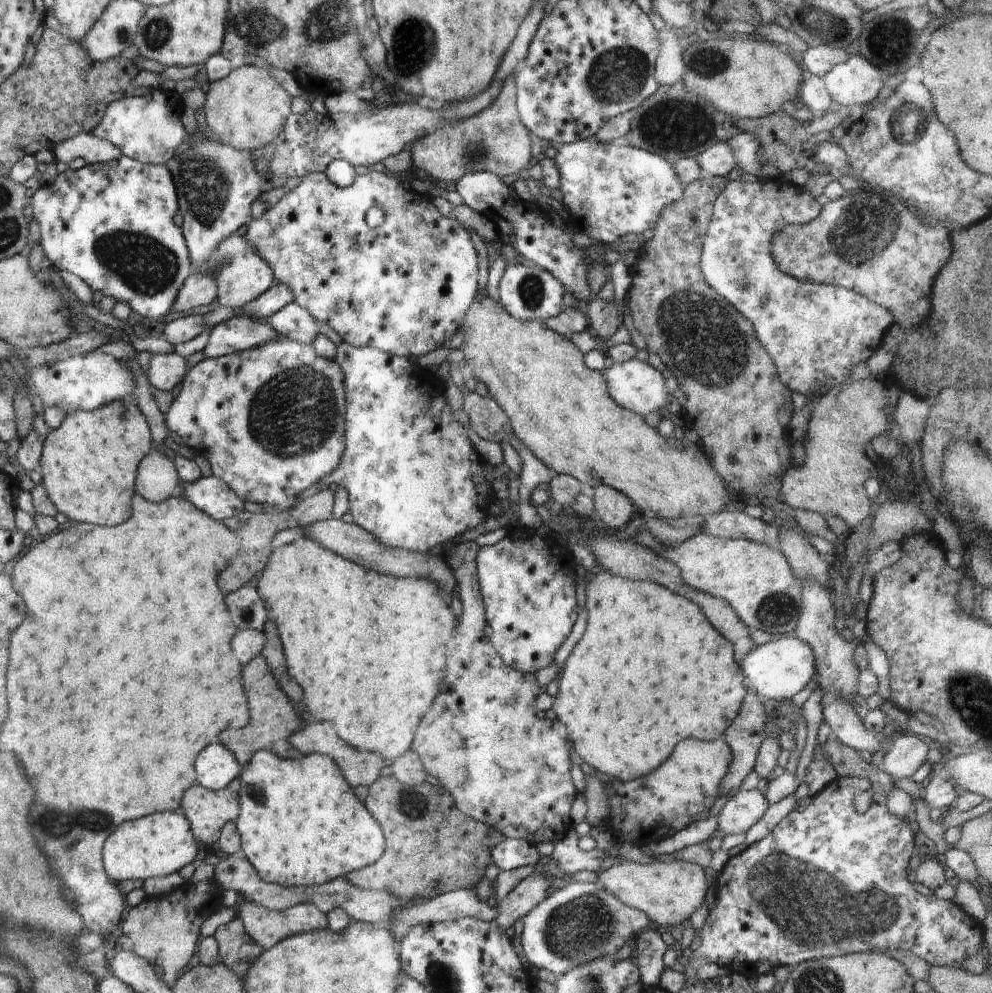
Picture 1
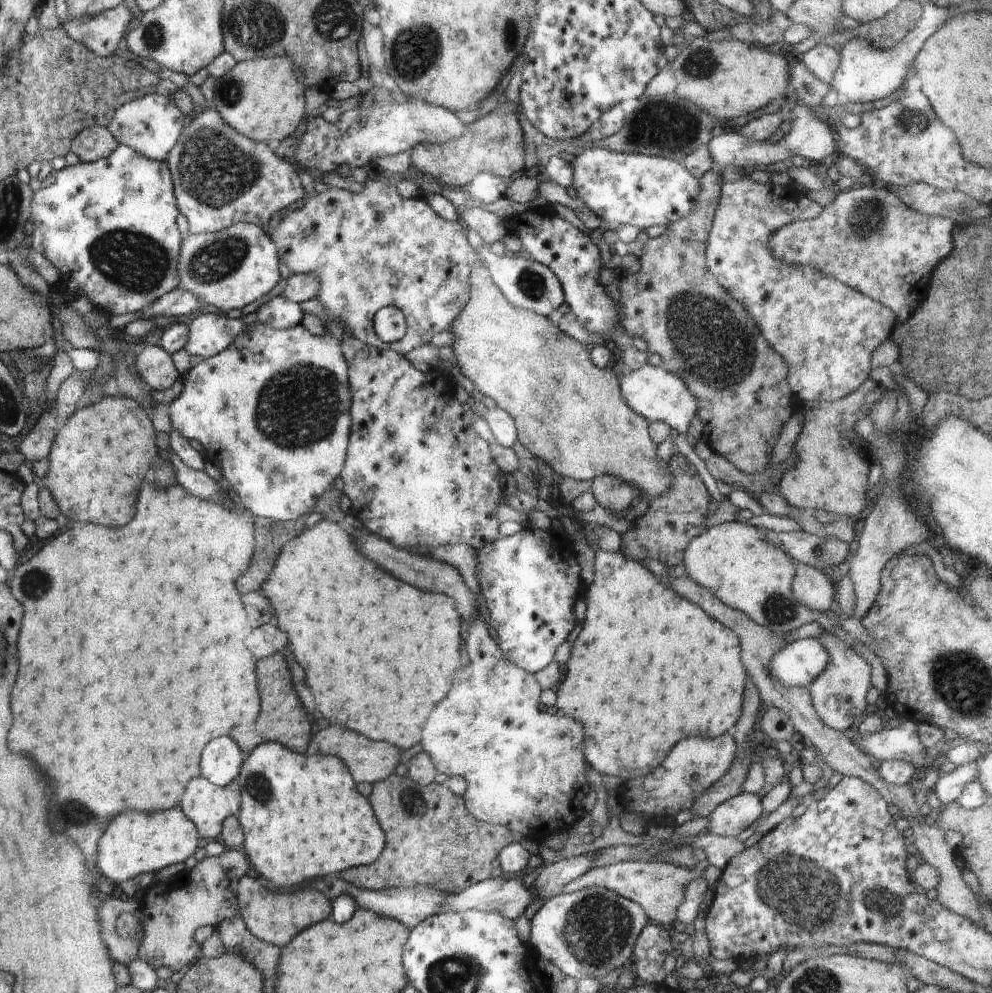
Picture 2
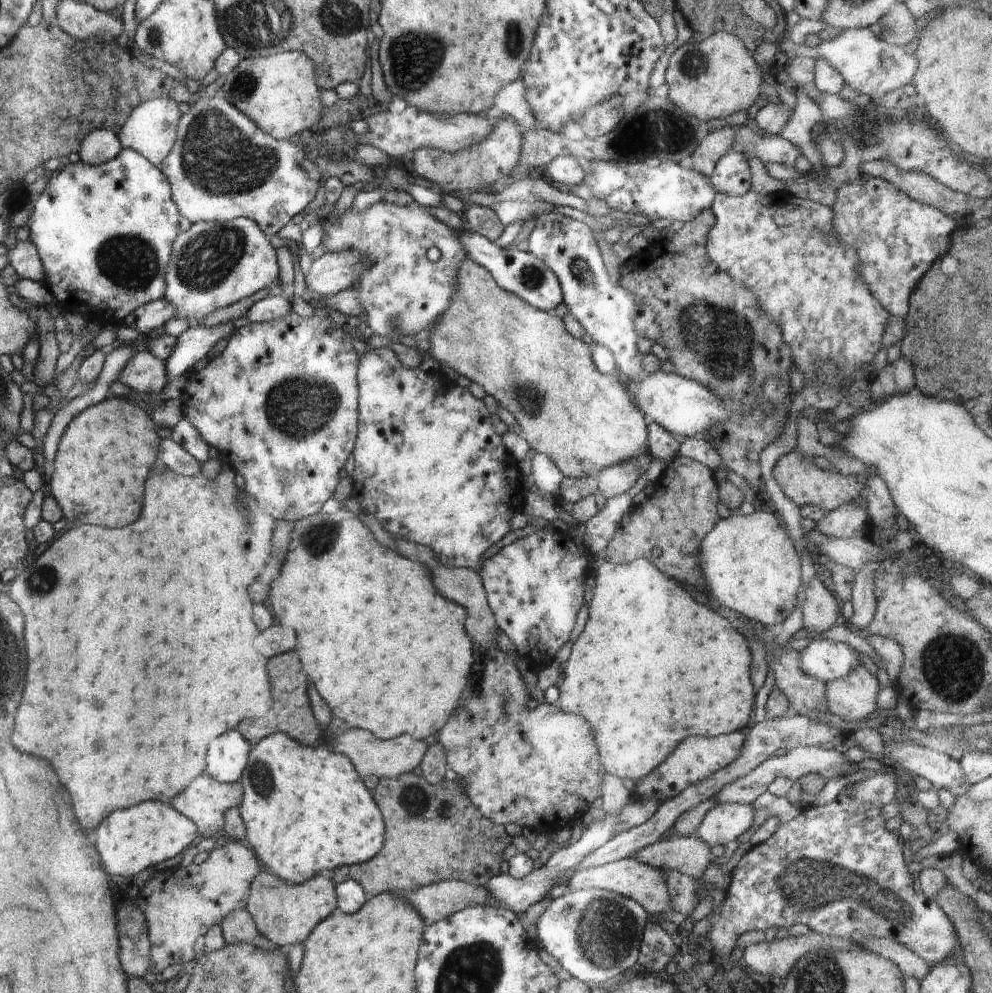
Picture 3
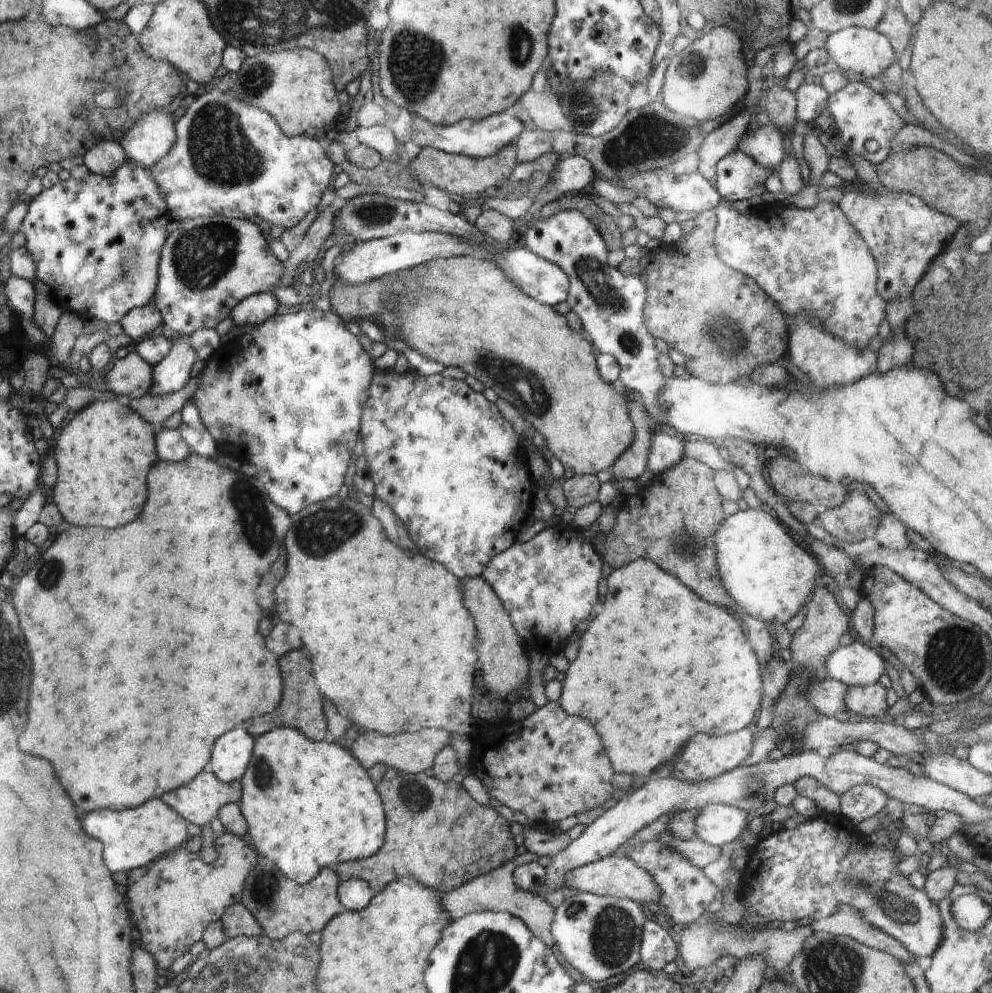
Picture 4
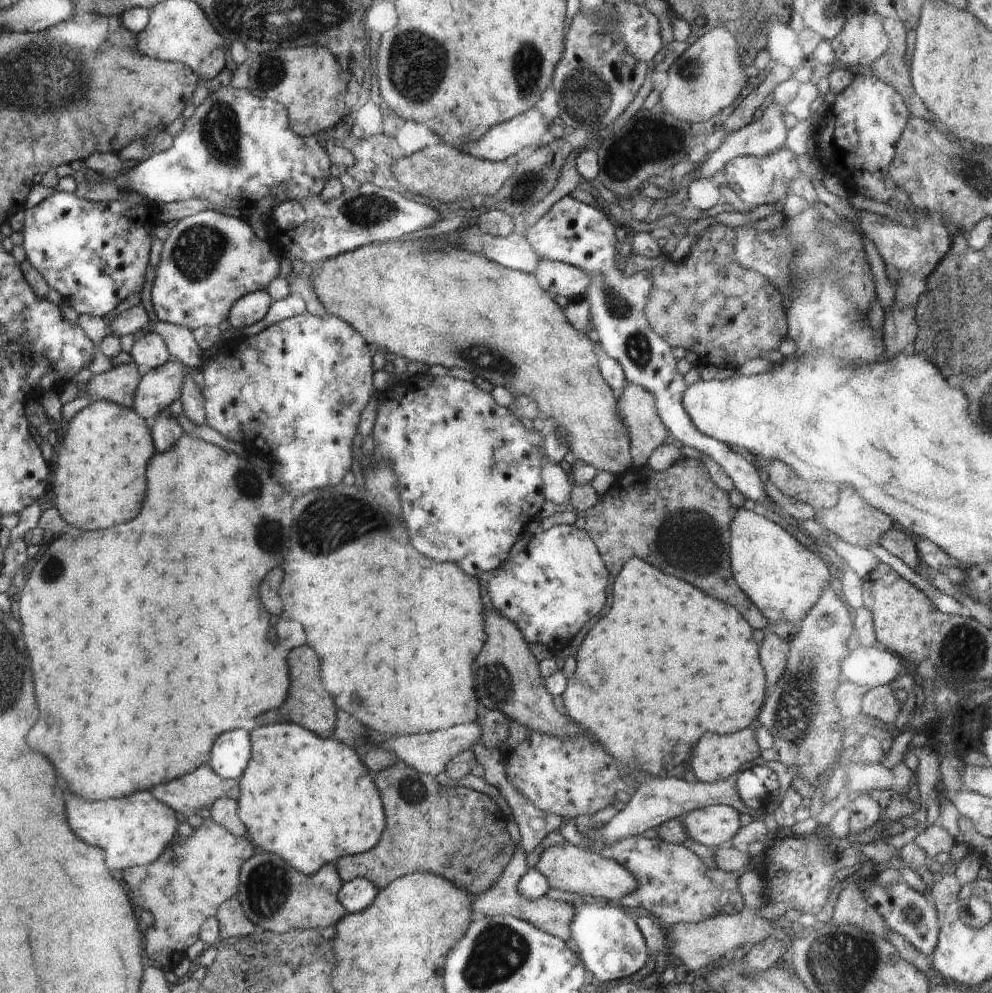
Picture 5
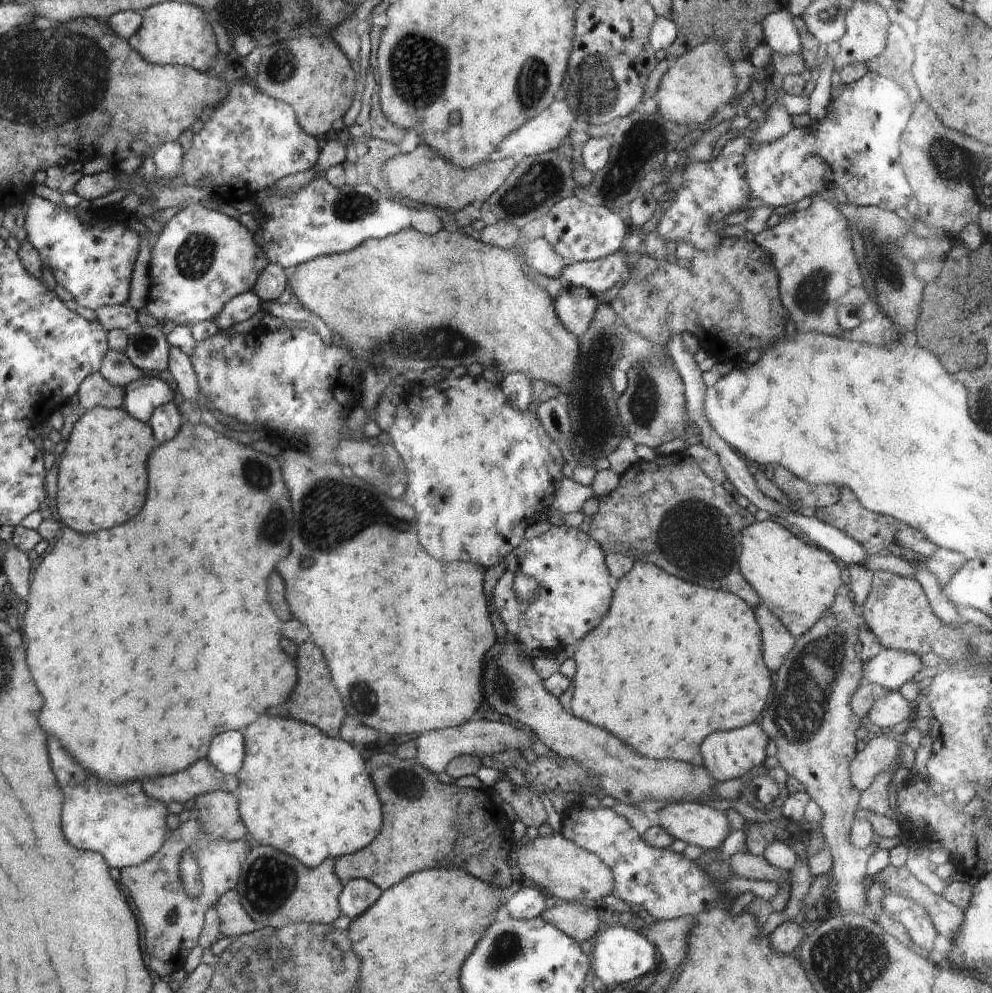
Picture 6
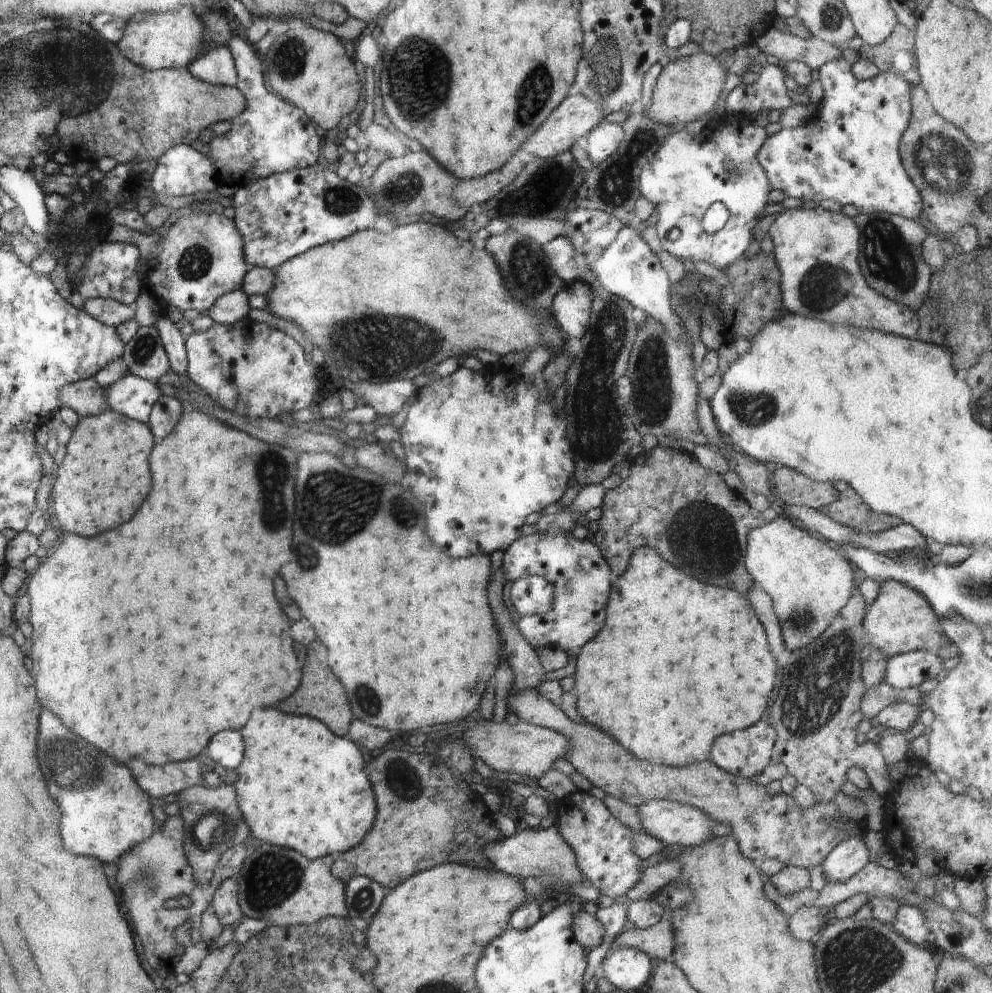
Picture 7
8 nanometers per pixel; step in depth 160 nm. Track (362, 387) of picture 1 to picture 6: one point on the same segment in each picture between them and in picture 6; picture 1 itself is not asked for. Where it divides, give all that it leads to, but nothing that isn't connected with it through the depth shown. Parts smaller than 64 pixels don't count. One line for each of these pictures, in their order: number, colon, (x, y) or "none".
2: (417, 474)
3: (430, 465)
4: (451, 467)
5: (469, 473)
6: (479, 473)

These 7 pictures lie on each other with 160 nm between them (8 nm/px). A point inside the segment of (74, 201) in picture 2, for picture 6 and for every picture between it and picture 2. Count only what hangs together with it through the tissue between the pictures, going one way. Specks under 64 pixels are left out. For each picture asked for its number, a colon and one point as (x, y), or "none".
3: (124, 207)
4: (96, 243)
5: (94, 254)
6: (94, 262)

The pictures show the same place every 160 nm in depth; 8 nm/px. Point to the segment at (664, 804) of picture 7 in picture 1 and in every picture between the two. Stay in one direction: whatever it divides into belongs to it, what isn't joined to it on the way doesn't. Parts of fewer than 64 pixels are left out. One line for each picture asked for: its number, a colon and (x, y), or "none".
1: (744, 808)
2: (729, 819)
3: (725, 822)
4: (716, 824)
5: (713, 825)
6: (690, 822)

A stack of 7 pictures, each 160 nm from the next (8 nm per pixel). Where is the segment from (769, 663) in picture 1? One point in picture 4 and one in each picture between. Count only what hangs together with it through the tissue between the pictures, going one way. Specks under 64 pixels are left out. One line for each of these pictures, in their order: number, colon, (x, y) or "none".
2: (801, 661)
3: (827, 660)
4: (856, 665)

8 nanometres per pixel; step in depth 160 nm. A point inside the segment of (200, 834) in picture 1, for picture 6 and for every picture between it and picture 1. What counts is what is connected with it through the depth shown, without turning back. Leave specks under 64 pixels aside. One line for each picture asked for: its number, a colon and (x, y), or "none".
2: (208, 805)
3: (206, 801)
4: (200, 801)
5: (187, 795)
6: (203, 778)

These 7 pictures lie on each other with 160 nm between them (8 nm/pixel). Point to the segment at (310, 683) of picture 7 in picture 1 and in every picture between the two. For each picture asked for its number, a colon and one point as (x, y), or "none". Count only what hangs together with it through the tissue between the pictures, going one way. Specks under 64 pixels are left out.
1: (272, 722)
2: (283, 719)
3: (291, 713)
4: (301, 707)
5: (308, 703)
6: (315, 700)

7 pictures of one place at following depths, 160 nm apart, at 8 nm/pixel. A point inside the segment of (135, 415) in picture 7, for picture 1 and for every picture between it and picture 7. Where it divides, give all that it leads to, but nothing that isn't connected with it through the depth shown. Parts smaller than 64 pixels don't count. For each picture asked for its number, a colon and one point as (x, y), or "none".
1: (236, 334)
2: (209, 334)
3: (192, 345)
4: (172, 374)
5: (158, 388)
6: (142, 399)

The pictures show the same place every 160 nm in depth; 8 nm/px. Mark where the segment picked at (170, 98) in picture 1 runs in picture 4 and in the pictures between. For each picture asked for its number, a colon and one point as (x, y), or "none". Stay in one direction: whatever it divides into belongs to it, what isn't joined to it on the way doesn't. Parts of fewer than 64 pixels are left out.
2: (152, 125)
3: (150, 129)
4: (151, 138)

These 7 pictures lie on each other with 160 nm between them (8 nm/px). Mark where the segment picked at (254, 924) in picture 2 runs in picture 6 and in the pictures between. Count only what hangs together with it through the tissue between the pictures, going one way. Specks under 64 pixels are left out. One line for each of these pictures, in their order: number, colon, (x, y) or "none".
3: (285, 913)
4: (281, 905)
5: (276, 897)
6: (276, 890)

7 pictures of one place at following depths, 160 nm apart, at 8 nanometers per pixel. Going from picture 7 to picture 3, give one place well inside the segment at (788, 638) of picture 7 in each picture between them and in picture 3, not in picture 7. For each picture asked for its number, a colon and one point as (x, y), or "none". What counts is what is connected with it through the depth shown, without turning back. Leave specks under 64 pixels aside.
3: (749, 563)
4: (769, 575)
5: (784, 579)
6: (797, 581)

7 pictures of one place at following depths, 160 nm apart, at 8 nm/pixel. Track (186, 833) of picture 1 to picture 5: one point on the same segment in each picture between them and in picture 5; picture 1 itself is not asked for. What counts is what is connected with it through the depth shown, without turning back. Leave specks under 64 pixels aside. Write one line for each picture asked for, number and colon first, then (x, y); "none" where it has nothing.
2: (137, 842)
3: (132, 840)
4: (134, 837)
5: (134, 831)

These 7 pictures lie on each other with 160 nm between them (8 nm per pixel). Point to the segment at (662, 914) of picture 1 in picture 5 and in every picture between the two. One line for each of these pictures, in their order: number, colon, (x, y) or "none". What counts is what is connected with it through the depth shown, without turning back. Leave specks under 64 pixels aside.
2: (659, 888)
3: (628, 877)
4: (613, 876)
5: (574, 869)

